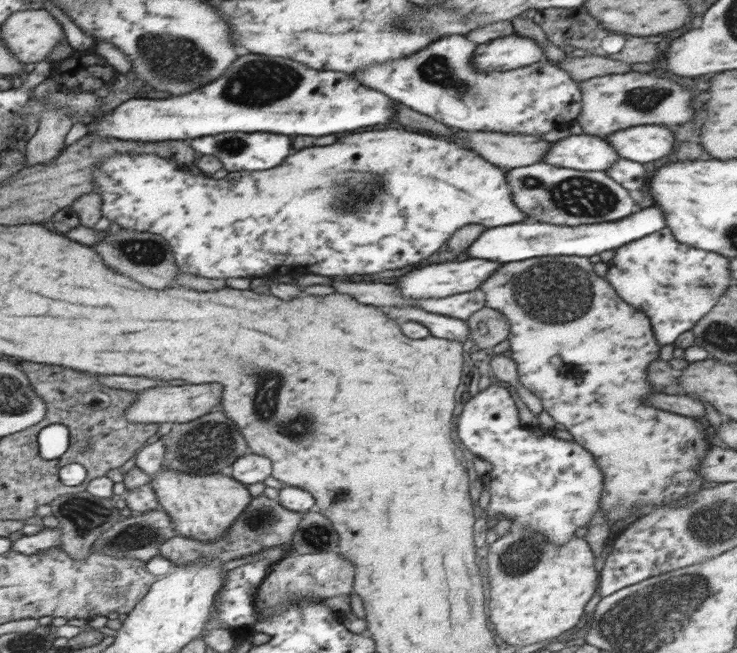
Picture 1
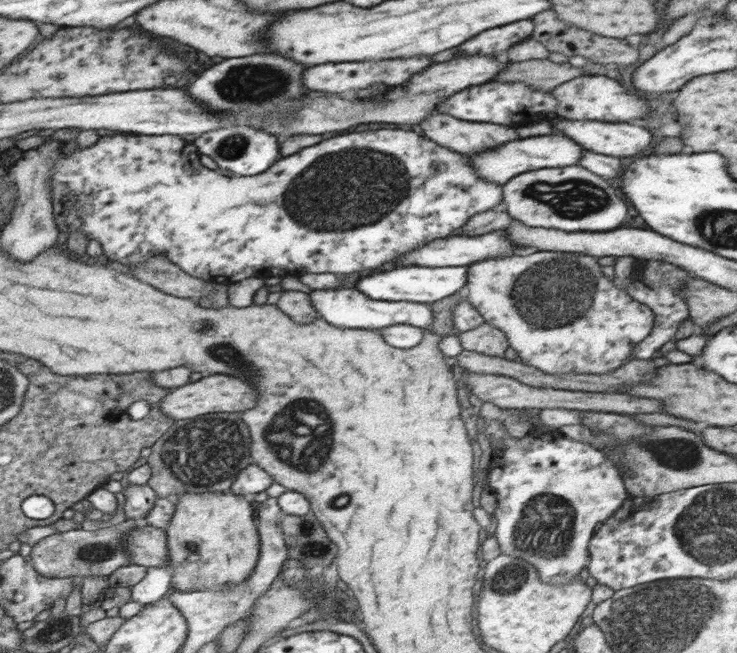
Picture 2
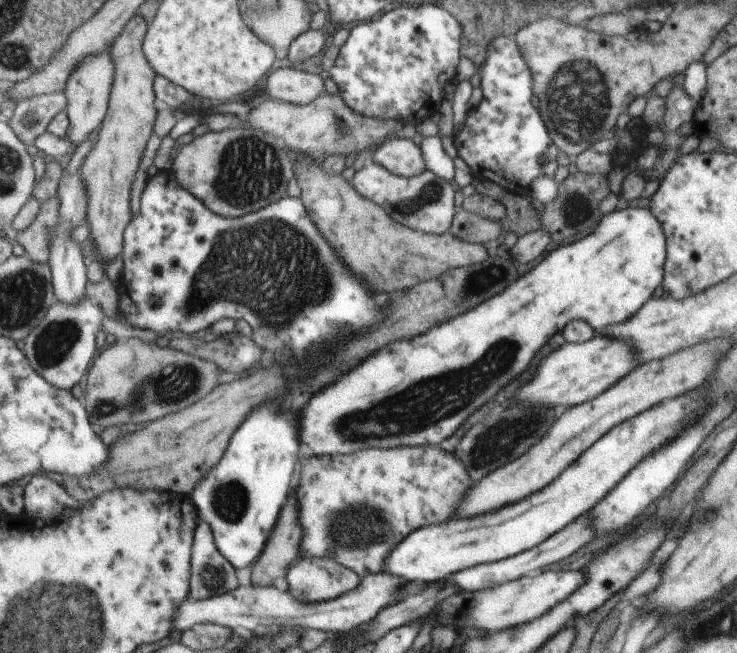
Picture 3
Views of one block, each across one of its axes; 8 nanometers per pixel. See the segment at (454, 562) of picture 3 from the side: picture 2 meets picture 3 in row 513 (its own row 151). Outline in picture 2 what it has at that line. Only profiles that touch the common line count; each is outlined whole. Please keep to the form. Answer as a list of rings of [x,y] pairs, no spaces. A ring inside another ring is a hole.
[[[532,136],[518,139],[516,142],[508,142],[504,146],[486,150],[484,154],[468,156],[470,167],[476,169],[476,173],[486,181],[498,183],[504,186],[512,176],[540,170],[540,168],[562,168],[562,166],[576,166],[580,164],[584,150],[576,142],[572,142],[568,136]]]

